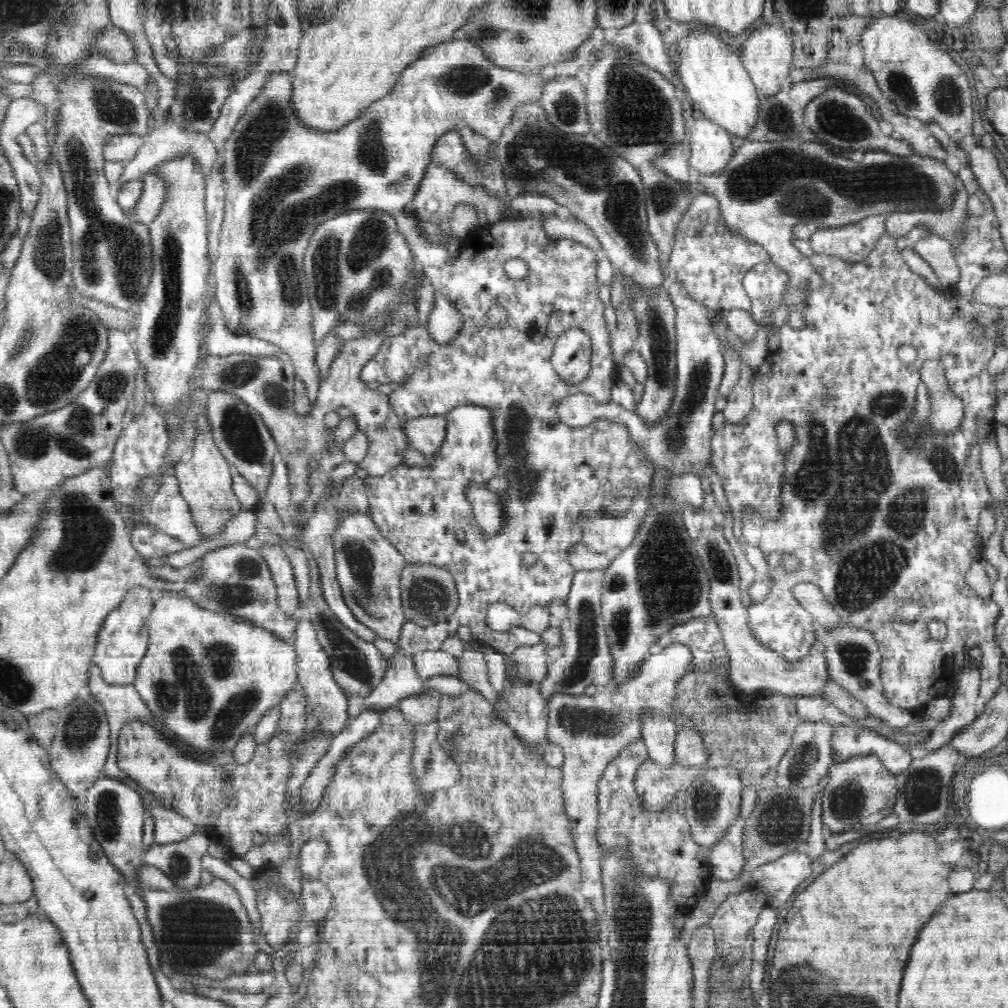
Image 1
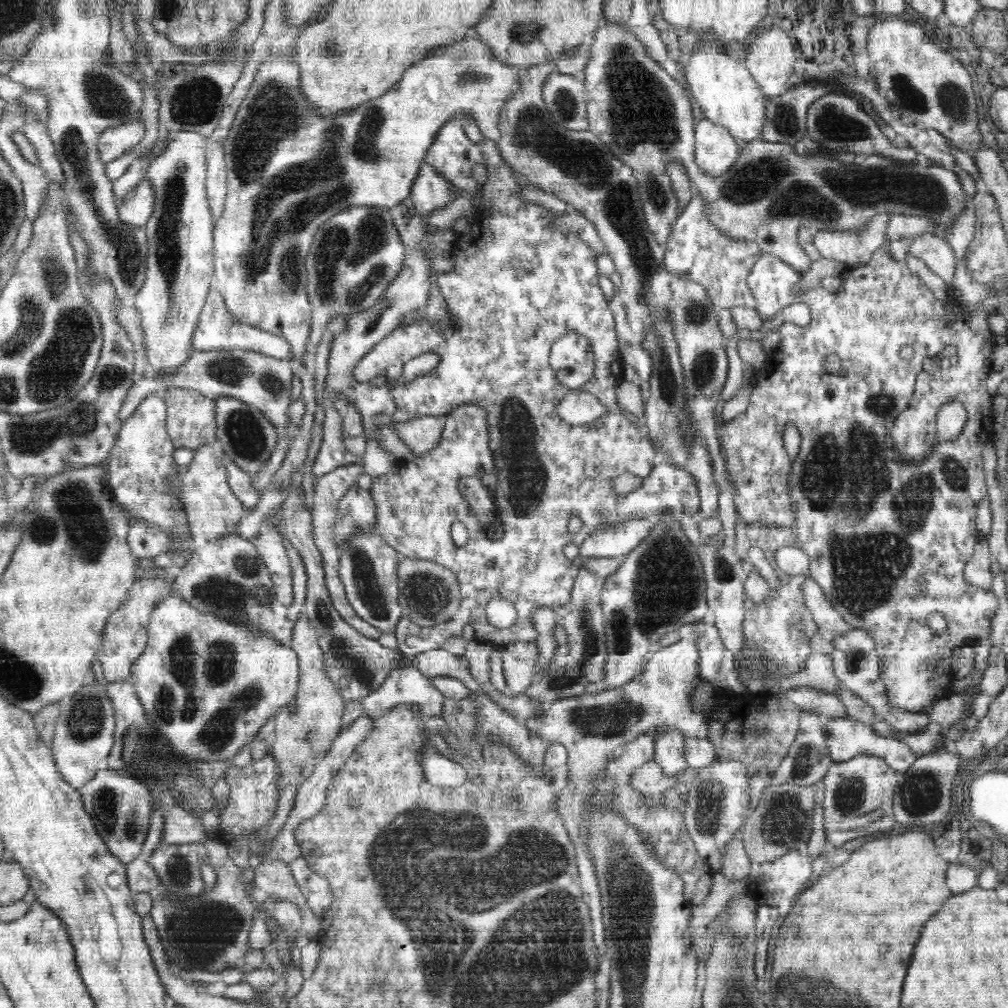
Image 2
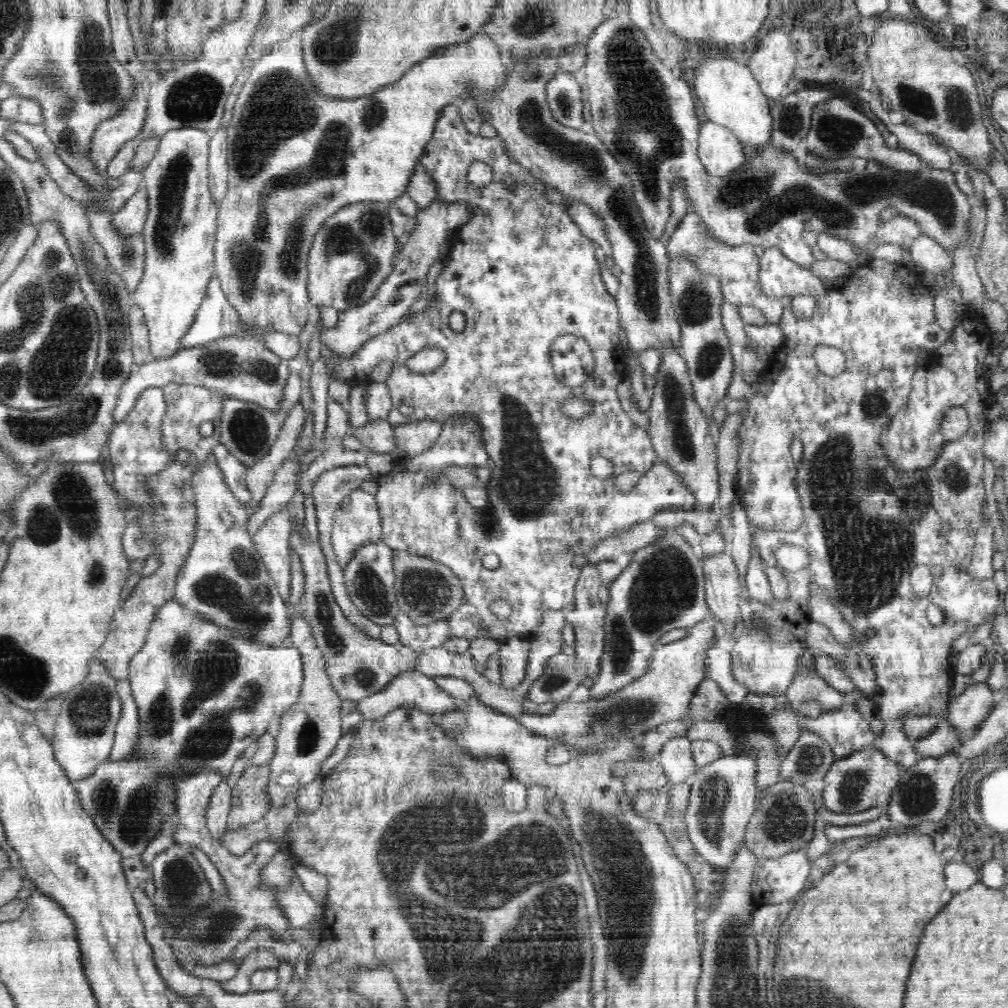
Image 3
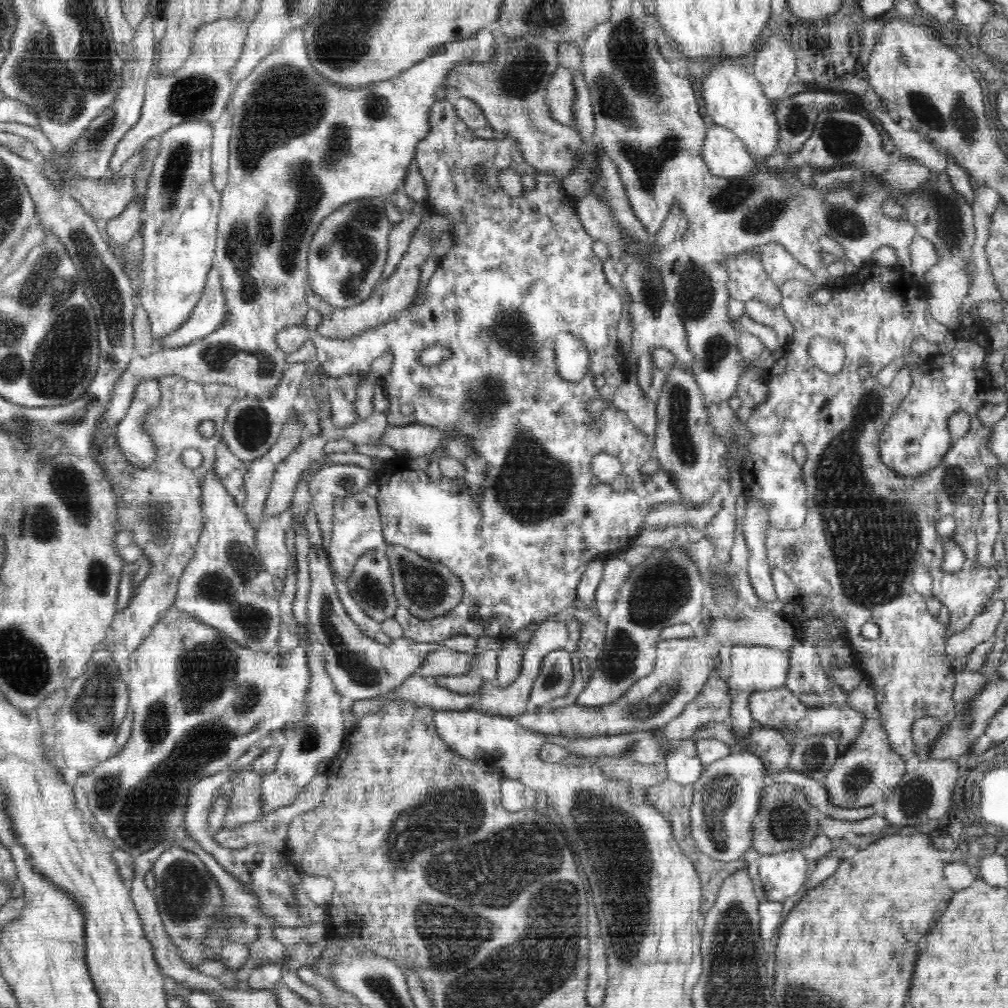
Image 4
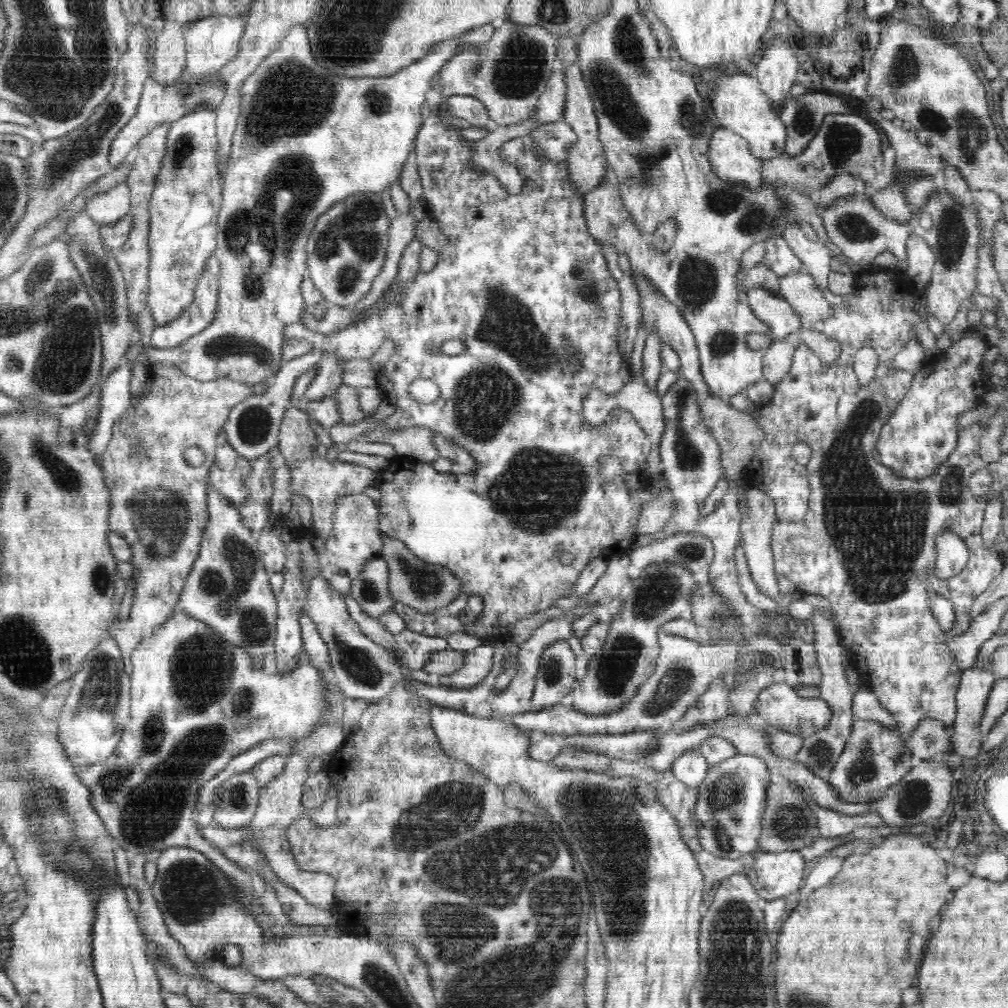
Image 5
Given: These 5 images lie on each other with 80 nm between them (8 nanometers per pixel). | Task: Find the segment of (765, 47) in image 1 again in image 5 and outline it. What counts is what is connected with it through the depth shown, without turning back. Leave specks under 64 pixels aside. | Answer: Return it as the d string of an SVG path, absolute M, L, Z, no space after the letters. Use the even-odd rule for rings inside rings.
M771 44L755 66L763 94L780 110L790 98L790 88L798 74L798 58L792 46Z

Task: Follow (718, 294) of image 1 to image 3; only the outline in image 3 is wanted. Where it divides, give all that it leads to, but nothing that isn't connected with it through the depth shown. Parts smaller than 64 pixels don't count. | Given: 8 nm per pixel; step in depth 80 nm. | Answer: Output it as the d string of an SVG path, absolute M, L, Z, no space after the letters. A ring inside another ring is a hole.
M689 209L685 214L685 217L681 220L680 224L676 226L676 230L674 230L669 236L669 240L665 243L667 245L667 257L669 260L691 258L701 274L715 276L718 279L723 294L723 302L730 302L730 304L734 304L738 307L744 305L760 309L764 313L768 325L778 324L784 335L784 342L779 346L779 349L767 358L767 367L762 370L763 379L759 381L759 391L750 399L749 405L747 406L746 418L742 420L742 425L738 430L738 440L740 441L740 446L738 446L738 496L741 500L742 507L746 509L746 515L748 515L747 518L750 525L756 527L751 531L753 544L757 546L758 553L761 555L766 565L771 567L777 566L775 550L783 544L792 544L802 547L806 550L808 555L810 555L810 562L808 562L806 568L798 570L794 574L787 574L788 597L784 600L774 598L772 603L767 603L767 608L769 609L758 611L755 616L761 620L761 623L756 625L756 623L750 621L751 615L744 616L745 622L747 623L737 635L733 650L730 652L732 655L733 675L736 677L736 680L740 681L750 692L742 705L744 705L744 708L748 709L748 711L766 717L771 715L776 709L783 709L784 707L790 707L792 705L785 697L785 690L790 686L792 678L796 675L798 660L800 660L802 652L807 649L805 638L807 624L810 621L808 608L810 586L820 586L834 603L839 613L844 617L844 620L852 627L853 640L864 640L861 642L860 647L866 651L867 656L871 657L870 661L872 661L872 665L874 665L876 682L880 688L877 692L877 716L884 721L884 732L875 735L874 732L870 731L869 722L863 716L860 716L860 713L855 710L852 704L846 702L842 704L838 710L823 712L816 719L810 719L810 717L804 719L802 716L799 716L798 723L800 723L800 730L808 729L808 731L812 731L818 734L818 736L821 736L821 738L830 745L836 761L850 756L850 754L854 754L855 751L860 750L860 748L864 746L871 745L876 750L883 752L900 768L909 769L911 766L914 766L921 757L919 754L915 753L914 742L908 739L902 732L902 725L904 724L903 718L906 715L938 715L942 722L945 720L947 706L951 699L951 682L956 673L955 665L951 658L952 642L963 633L976 630L978 626L982 626L982 624L992 616L992 612L994 612L1000 603L998 588L996 587L994 578L980 580L979 578L972 578L968 573L964 572L964 569L970 566L972 560L976 531L982 521L981 510L983 508L982 503L985 499L983 484L985 455L983 454L983 447L985 444L985 426L989 421L985 417L984 412L986 412L987 407L992 402L993 393L989 390L988 377L984 370L986 369L986 356L990 354L990 350L994 344L994 335L984 324L980 324L980 322L974 324L974 320L972 320L972 324L968 321L960 321L951 332L945 331L936 322L936 315L934 315L934 295L932 295L932 289L923 282L920 273L916 272L916 270L906 268L900 263L887 262L883 260L883 258L872 257L866 264L852 270L852 276L849 280L850 284L842 288L841 291L830 292L826 294L824 298L820 298L813 310L812 317L806 319L798 318L792 313L792 305L789 298L784 301L778 298L768 298L768 296L760 290L760 283L758 282L758 271L760 268L759 249L750 244L745 244L744 246L727 246L718 241L718 239L706 229L706 225L704 225L702 219L698 218L696 213L692 212L692 209ZM948 340L952 340L955 343L954 352L945 357L935 357L938 348L940 348L942 344L946 344ZM816 346L833 346L834 348L839 348L845 354L846 364L842 374L833 377L824 374L818 369L816 359L814 359L813 355ZM908 347L927 350L935 359L935 363L930 367L928 365L918 367L916 365L920 359L918 353L914 351L906 353L904 350ZM882 370L891 370L893 374L890 386L885 389L880 388L876 382L876 376L878 376L878 372L882 372ZM955 406L964 407L964 410L968 411L969 427L961 437L950 441L948 445L946 445L946 440L944 440L941 433L941 422L946 411ZM794 437L800 438L804 445L804 455L799 464L794 462L791 456L790 448ZM872 524L876 524L876 530L868 530L868 526L872 526ZM944 524L949 526L949 531L945 535L942 535L940 533L940 526L944 526ZM834 544L838 544L838 546L834 546ZM918 564L925 564L930 568L930 572L932 573L933 590L928 597L918 597L912 593L910 572L912 572L912 568ZM931 603L936 603L941 607L943 615L945 616L941 625L932 625L926 618L926 609ZM868 628L873 630L874 635L867 640L866 630L868 630Z

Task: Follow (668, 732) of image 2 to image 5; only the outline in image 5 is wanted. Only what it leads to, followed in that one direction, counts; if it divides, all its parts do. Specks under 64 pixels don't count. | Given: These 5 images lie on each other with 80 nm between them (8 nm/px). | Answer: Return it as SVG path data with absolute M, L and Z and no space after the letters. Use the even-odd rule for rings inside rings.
M695 749L684 751L674 760L670 772L684 785L696 788L704 780L710 767L699 749Z

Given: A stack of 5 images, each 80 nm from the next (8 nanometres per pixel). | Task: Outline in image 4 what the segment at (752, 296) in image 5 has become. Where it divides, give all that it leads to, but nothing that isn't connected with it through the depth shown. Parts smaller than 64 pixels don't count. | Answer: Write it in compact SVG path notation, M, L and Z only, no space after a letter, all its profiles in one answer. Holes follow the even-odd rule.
M748 300L745 302L745 315L760 324L764 324L776 331L778 340L785 346L794 332L791 320L786 318L783 308L772 309L758 300Z

